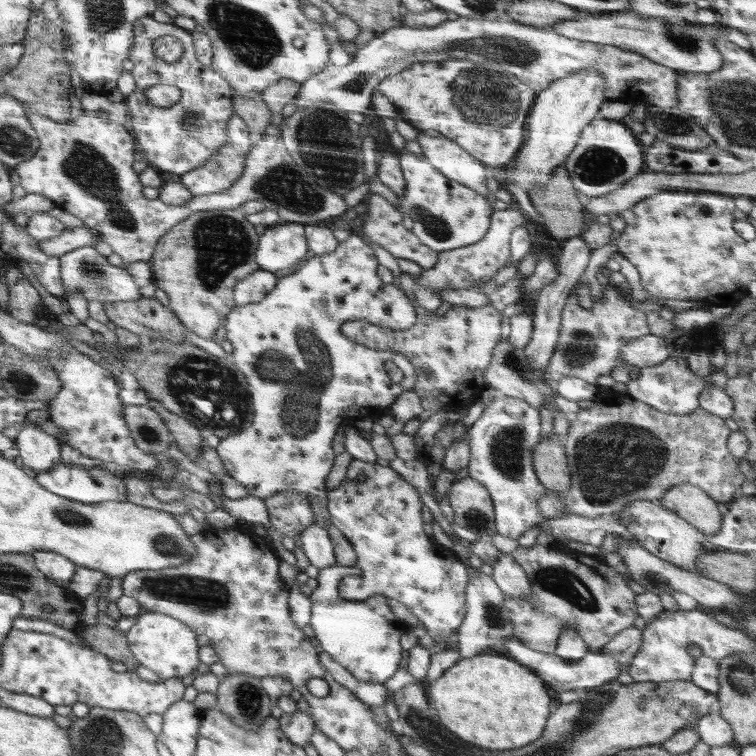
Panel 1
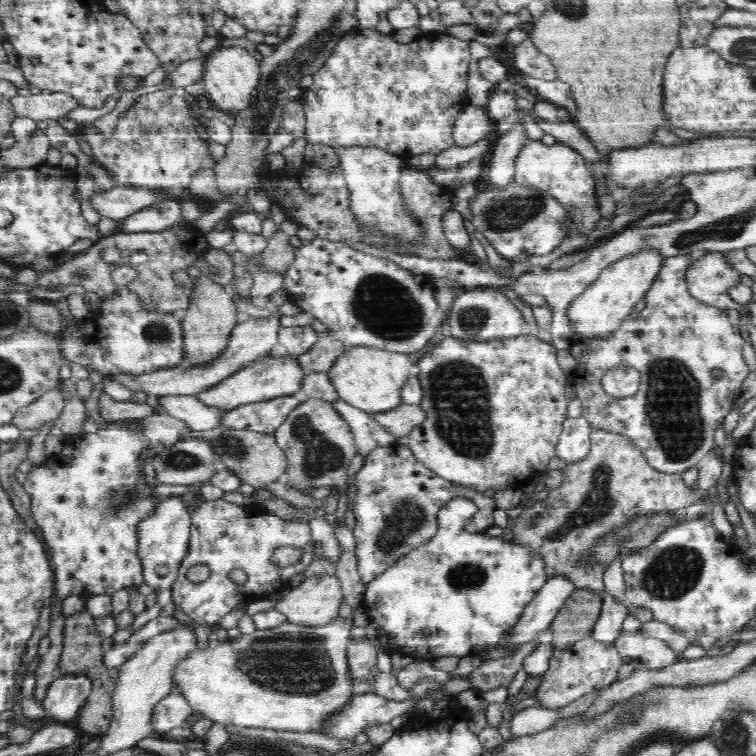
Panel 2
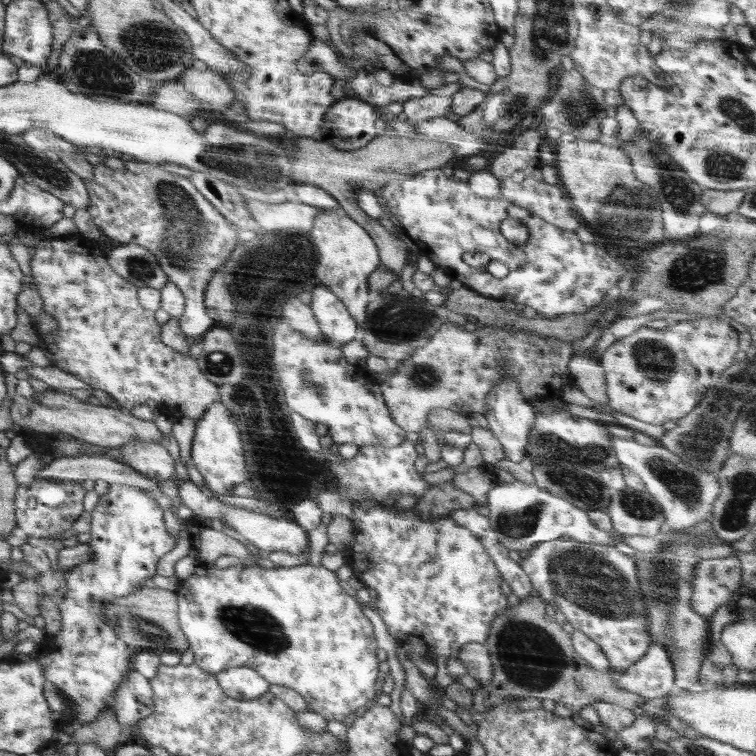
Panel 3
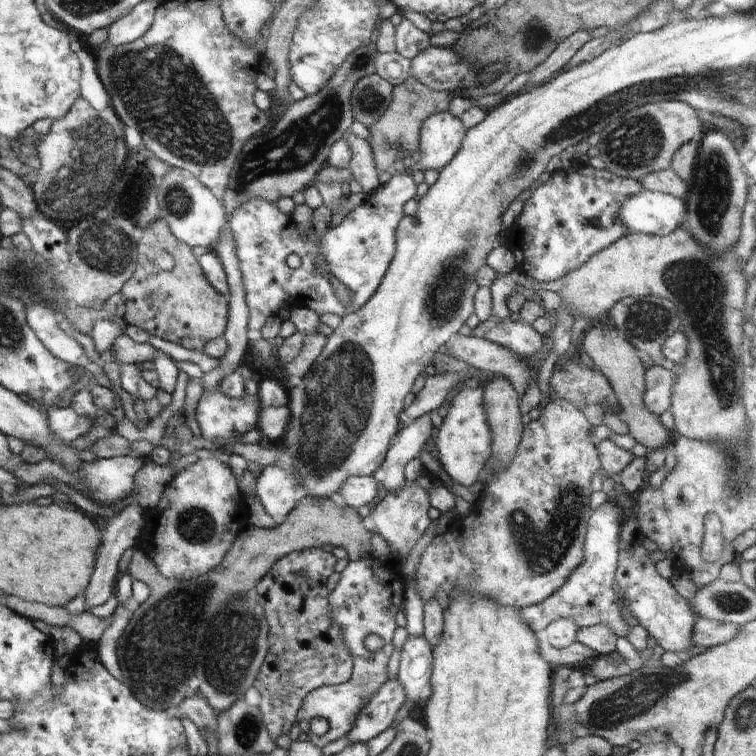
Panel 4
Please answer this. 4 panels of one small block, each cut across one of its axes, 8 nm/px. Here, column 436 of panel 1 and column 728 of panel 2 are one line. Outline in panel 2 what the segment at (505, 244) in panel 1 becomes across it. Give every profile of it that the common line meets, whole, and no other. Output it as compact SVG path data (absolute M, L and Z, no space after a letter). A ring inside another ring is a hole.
M706 253L690 265L684 283L686 290L704 305L724 310L736 308L741 312L747 311L744 304L734 302L729 295L729 289L740 283L740 275L730 263L726 263L726 255Z

